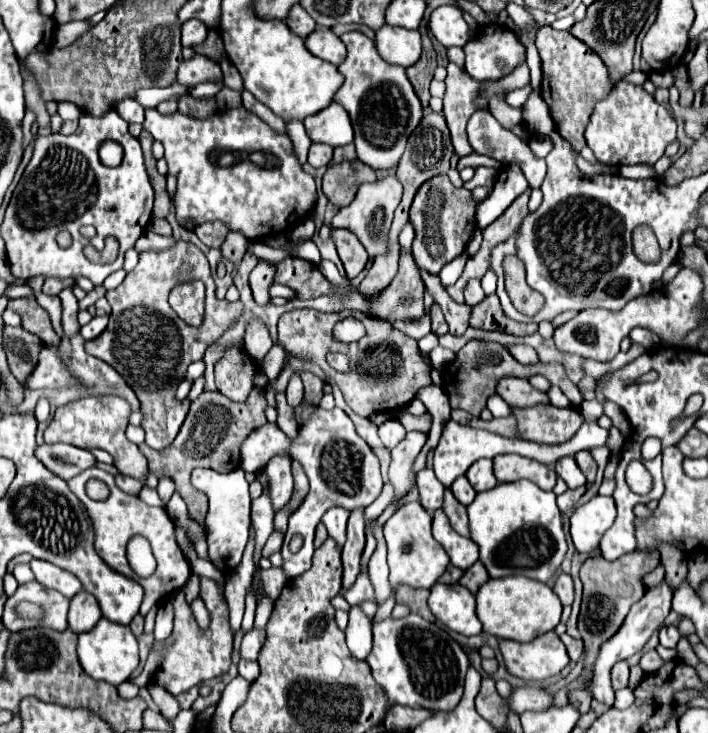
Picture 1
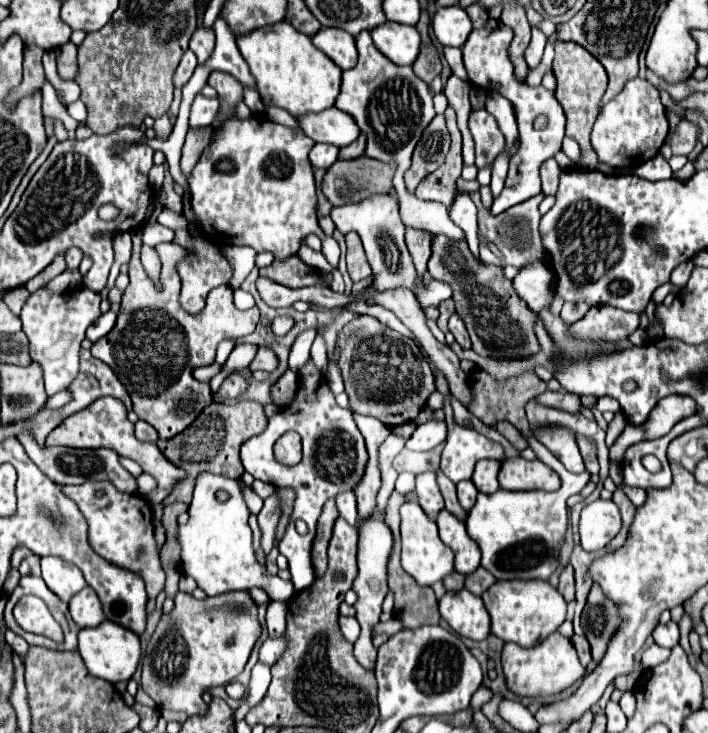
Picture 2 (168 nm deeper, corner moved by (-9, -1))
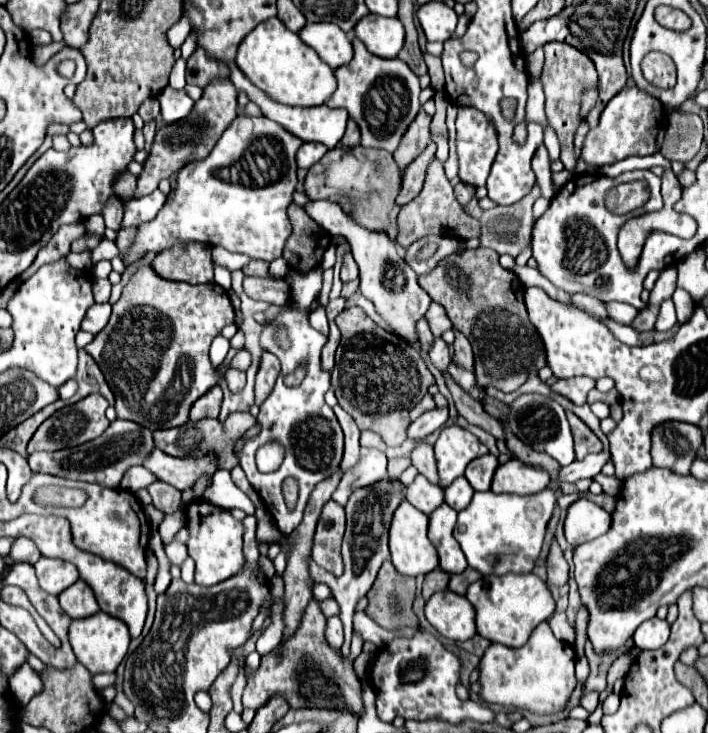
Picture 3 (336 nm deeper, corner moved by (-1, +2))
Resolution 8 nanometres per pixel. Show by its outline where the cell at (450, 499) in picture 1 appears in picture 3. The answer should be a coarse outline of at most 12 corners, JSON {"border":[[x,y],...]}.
{"border":[[424,440],[412,450],[412,464],[438,484],[434,448]]}

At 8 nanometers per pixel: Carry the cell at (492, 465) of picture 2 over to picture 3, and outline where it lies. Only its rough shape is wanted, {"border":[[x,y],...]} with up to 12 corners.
{"border":[[498,458],[472,460],[464,476],[474,490],[490,490]]}

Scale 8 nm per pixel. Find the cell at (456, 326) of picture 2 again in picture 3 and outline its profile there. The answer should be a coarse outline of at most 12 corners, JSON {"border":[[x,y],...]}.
{"border":[[456,330],[452,362],[474,372],[472,346]]}

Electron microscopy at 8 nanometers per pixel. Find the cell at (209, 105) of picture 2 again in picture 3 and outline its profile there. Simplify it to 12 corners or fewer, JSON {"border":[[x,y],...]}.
{"border":[[166,86],[158,94],[162,120],[186,118],[194,100],[184,90]]}

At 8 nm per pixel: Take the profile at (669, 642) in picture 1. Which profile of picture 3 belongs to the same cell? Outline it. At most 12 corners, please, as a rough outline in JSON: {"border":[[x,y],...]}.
{"border":[[650,618],[632,640],[640,650],[656,650],[670,638],[670,624]]}

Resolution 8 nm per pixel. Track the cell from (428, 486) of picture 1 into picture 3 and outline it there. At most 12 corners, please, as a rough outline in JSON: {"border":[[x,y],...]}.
{"border":[[422,474],[408,486],[406,500],[424,514],[444,502],[444,490]]}

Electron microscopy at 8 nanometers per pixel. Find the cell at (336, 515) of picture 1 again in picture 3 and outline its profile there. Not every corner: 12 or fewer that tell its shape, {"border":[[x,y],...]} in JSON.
{"border":[[362,448],[354,468],[344,472],[332,500],[346,506],[356,488],[387,475],[387,457]]}

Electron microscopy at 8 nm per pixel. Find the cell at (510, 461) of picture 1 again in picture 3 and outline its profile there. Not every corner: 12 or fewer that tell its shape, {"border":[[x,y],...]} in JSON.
{"border":[[520,460],[498,466],[492,492],[528,496],[544,490],[544,468]]}

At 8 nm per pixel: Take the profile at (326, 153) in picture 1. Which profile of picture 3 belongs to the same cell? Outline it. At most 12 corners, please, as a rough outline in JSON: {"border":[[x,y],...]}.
{"border":[[316,142],[302,144],[296,162],[298,168],[314,166],[328,148]]}

